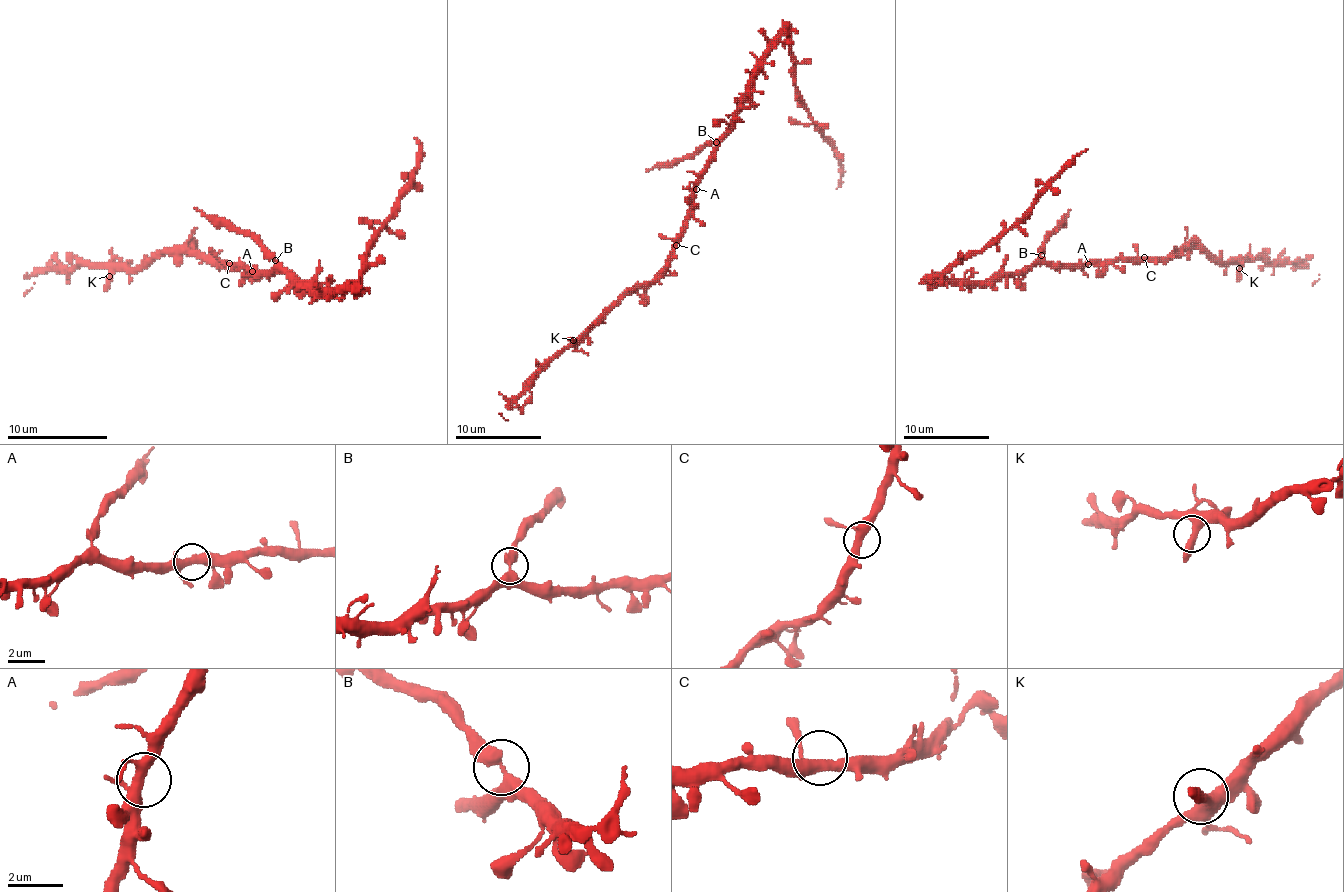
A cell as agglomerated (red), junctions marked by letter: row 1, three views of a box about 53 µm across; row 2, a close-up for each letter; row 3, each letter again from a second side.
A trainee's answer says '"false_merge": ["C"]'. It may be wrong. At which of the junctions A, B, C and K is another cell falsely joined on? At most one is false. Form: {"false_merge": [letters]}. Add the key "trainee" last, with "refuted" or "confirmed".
{"false_merge": ["B"], "trainee": "refuted"}

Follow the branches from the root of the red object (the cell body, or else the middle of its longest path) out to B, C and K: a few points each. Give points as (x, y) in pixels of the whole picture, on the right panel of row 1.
B: (1062, 264), (1051, 264), (1040, 255)
C: (1062, 264), (1114, 264), (1120, 259), (1144, 257)
K: (1062, 264), (1170, 259), (1181, 249), (1204, 249), (1222, 262), (1235, 262), (1239, 268)

